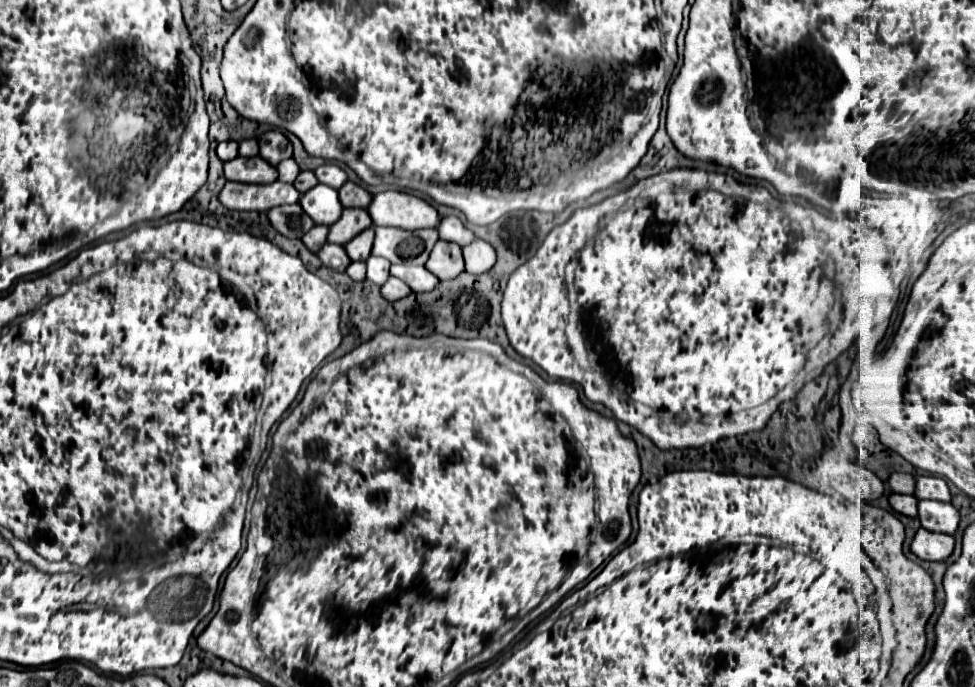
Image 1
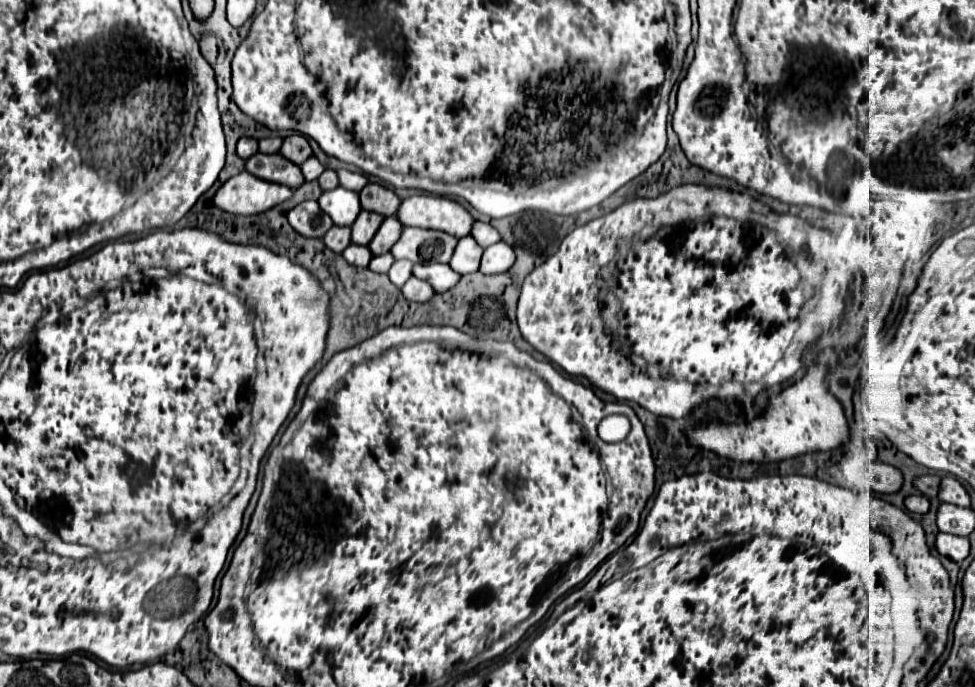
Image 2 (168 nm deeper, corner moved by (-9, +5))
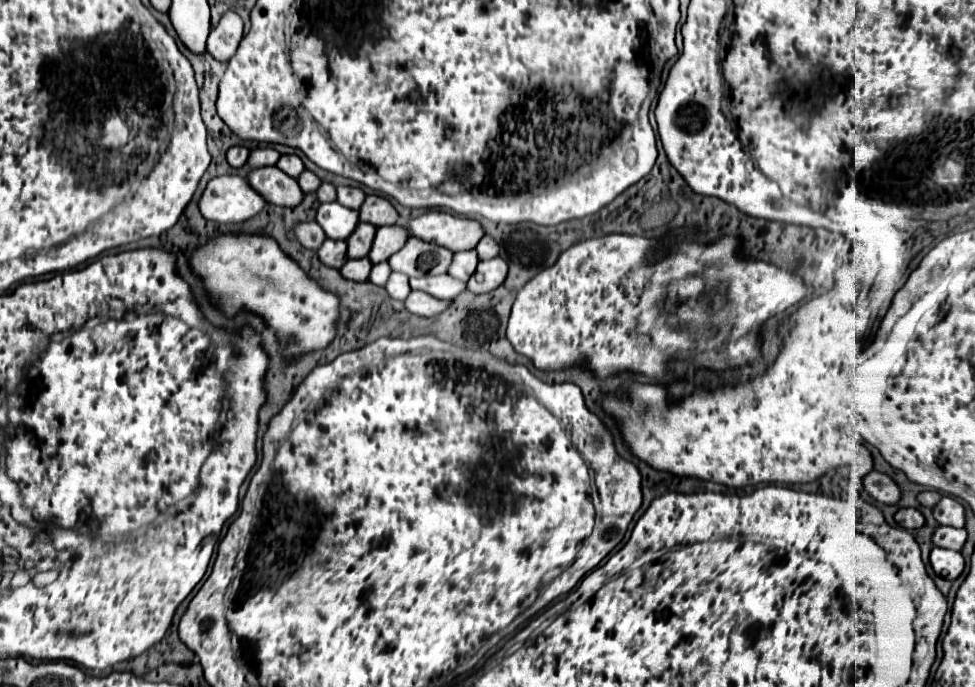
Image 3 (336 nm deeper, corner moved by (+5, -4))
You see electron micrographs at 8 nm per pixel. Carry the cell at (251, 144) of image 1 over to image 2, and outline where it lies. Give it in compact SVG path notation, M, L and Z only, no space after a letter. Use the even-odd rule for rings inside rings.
M279 136L263 138L263 140L259 140L259 152L263 152L263 154L277 154L281 150L281 144L283 144L283 138L279 138Z

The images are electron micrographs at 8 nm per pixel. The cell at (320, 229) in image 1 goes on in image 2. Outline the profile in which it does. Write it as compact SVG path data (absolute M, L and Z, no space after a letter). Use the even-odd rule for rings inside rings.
M333 226L333 228L329 230L329 234L325 234L323 242L325 242L325 246L331 248L333 252L341 254L341 252L351 244L351 228Z

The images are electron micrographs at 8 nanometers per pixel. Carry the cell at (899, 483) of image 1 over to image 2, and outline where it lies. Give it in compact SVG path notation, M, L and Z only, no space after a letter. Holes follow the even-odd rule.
M931 474L921 476L921 478L915 480L915 486L917 486L917 488L921 490L921 494L927 496L927 498L935 498L935 496L937 496L939 484L941 484L941 478L939 478L939 476L931 476Z

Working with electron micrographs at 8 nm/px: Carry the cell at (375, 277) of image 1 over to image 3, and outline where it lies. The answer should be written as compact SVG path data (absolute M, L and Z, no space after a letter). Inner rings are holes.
M391 273L387 283L385 283L385 289L387 293L397 299L397 301L405 301L405 297L409 295L411 287L409 287L409 277L403 275L403 273Z

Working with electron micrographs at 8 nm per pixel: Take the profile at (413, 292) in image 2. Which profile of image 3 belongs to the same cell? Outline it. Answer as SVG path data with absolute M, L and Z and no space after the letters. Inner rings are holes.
M411 291L409 297L405 299L405 309L419 317L433 317L441 313L445 307L449 307L449 301L435 299L423 291Z

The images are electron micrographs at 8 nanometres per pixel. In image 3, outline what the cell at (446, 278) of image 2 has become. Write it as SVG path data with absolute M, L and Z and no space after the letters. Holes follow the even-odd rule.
M430 271L430 275L419 277L419 279L411 277L409 279L409 285L411 285L411 289L425 291L425 293L437 297L437 299L443 299L443 301L453 299L455 295L459 295L463 289L466 289L466 283L449 277L447 271L441 273L441 275L433 275L433 271Z

